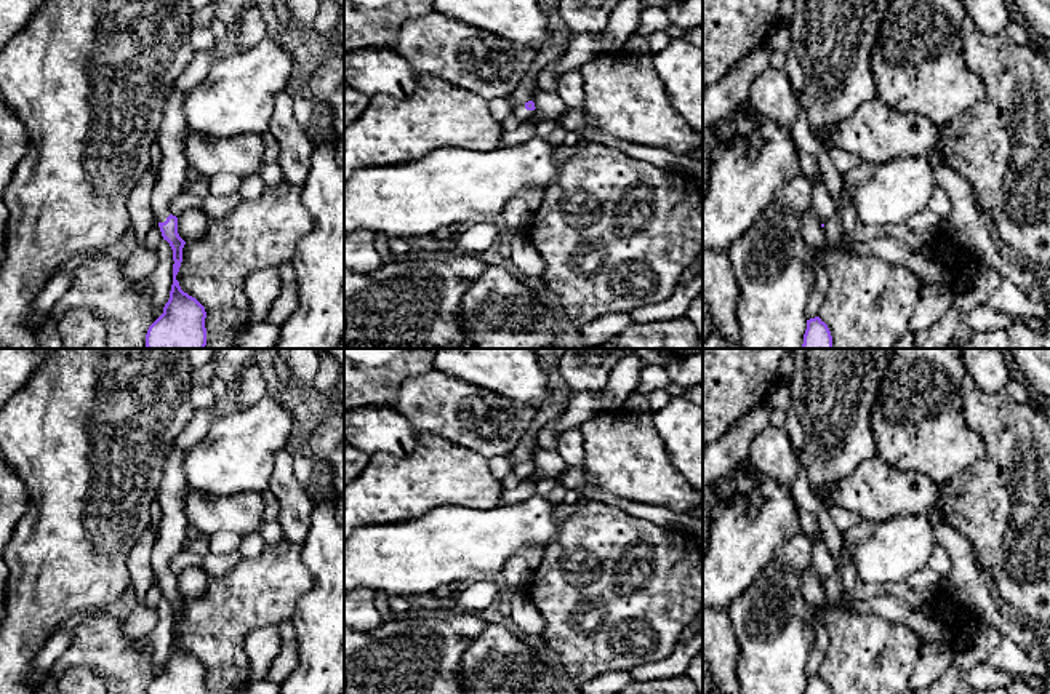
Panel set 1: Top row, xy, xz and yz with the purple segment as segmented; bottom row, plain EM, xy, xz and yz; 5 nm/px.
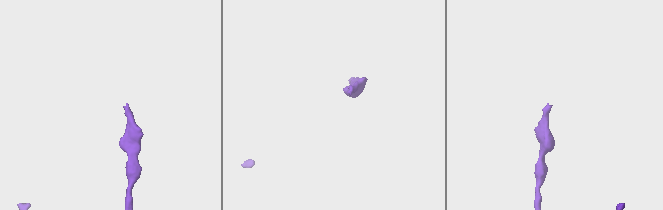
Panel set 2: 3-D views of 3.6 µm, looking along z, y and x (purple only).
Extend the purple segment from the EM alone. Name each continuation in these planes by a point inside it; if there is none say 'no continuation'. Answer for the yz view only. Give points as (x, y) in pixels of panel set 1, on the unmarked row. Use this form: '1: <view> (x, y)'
no continuation

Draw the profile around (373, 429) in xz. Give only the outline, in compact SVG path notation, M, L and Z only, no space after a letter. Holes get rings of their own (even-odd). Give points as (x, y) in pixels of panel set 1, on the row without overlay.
M394 406L344 411L344 443L368 456L375 453L407 456L415 449L418 437Z

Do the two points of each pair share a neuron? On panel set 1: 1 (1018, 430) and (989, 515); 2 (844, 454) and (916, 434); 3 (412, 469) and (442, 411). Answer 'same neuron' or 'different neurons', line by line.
1: same neuron
2: different neurons
3: different neurons

